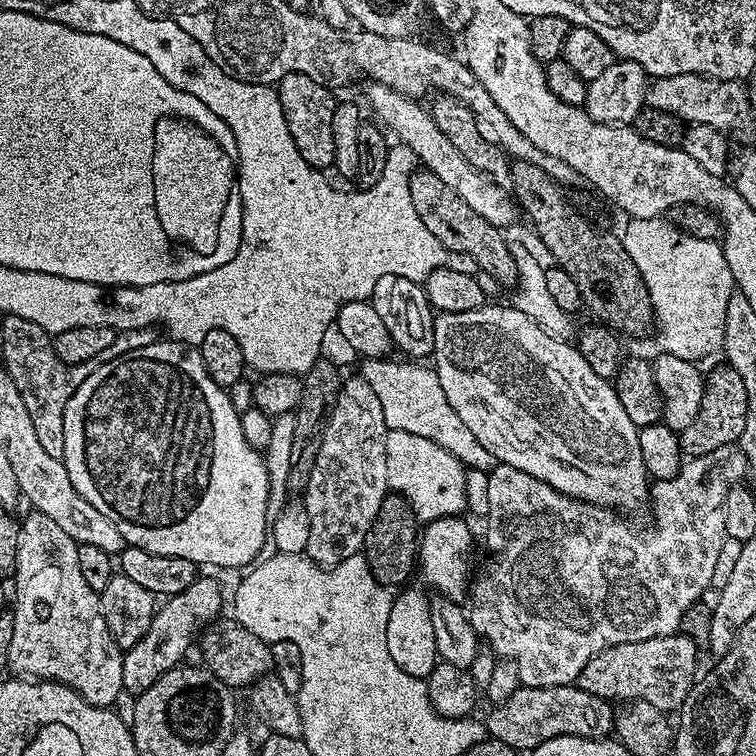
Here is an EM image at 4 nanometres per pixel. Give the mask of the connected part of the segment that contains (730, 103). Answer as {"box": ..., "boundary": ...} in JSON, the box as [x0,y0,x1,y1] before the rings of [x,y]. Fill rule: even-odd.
{"box":[644,74,754,134],"boundary":[[[698,74],[658,76],[649,83],[644,103],[654,110],[666,110],[666,114],[674,114],[685,125],[714,126],[723,134],[748,132],[752,128],[754,109],[748,101],[747,87],[738,80],[715,80]]]}

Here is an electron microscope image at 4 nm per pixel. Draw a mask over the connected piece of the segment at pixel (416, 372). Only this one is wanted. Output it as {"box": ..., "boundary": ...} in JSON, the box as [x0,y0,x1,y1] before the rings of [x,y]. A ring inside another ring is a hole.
{"box":[360,358,497,472],"boundary":[[[370,358],[361,364],[363,366],[360,376],[372,386],[379,398],[389,431],[404,430],[422,438],[430,438],[438,446],[458,457],[467,469],[492,472],[497,464],[496,459],[467,429],[462,418],[454,413],[454,408],[447,401],[441,382],[433,371],[426,372],[414,366],[394,362],[392,358]]]}

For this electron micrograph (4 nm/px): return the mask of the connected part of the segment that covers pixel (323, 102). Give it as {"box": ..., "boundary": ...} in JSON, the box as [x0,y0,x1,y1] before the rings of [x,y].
{"box":[278,72,338,169],"boundary":[[[291,72],[278,81],[278,91],[282,102],[282,114],[286,114],[286,126],[290,126],[290,134],[294,138],[294,146],[298,146],[298,154],[306,158],[311,168],[331,169],[334,165],[334,110],[338,103],[337,97],[331,96],[329,85],[314,82],[306,74]]]}

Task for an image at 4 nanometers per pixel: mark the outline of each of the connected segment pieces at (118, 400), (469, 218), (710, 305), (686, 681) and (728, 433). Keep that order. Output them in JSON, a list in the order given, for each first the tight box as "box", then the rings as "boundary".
[{"box":[63,338,270,569],"boundary":[[[158,338],[150,346],[142,346],[142,350],[122,354],[116,361],[106,362],[100,366],[74,390],[73,397],[66,403],[63,462],[66,474],[70,474],[70,482],[74,482],[74,490],[78,490],[78,494],[82,494],[82,498],[86,498],[86,502],[90,502],[94,510],[106,514],[106,518],[114,522],[118,534],[122,534],[125,545],[145,548],[150,550],[150,554],[170,554],[174,558],[190,558],[190,562],[194,562],[197,566],[209,564],[212,568],[247,569],[261,555],[259,552],[264,548],[264,540],[266,544],[269,539],[270,489],[268,468],[264,464],[263,455],[246,442],[246,434],[242,434],[240,412],[231,405],[227,391],[210,378],[199,347],[184,344],[181,340]]]},{"box":[410,170,517,285],"boundary":[[[417,170],[410,178],[410,202],[414,202],[414,210],[418,210],[418,218],[426,225],[426,230],[442,242],[442,246],[449,252],[458,254],[470,254],[474,262],[478,262],[481,273],[492,280],[497,280],[500,284],[515,285],[517,275],[516,256],[508,249],[508,244],[504,241],[505,233],[499,228],[495,228],[482,214],[474,214],[438,174],[427,170]]]},{"box":[622,218,734,362],"boundary":[[[632,218],[627,223],[622,231],[624,249],[640,271],[657,328],[656,340],[649,342],[647,355],[655,358],[665,352],[693,362],[715,352],[717,355],[724,342],[726,302],[730,302],[734,291],[723,247],[717,241],[679,232],[664,218]]]},{"box":[578,634,696,714],"boundary":[[[685,634],[646,638],[642,642],[626,642],[618,646],[610,646],[590,658],[582,670],[578,687],[586,690],[591,696],[598,696],[609,702],[627,702],[641,700],[650,702],[650,706],[658,706],[666,714],[675,713],[682,705],[686,694],[692,688],[696,672],[696,644]]]},{"box":[678,362,747,458],"boundary":[[[720,362],[712,373],[709,371],[704,377],[704,393],[702,406],[698,406],[698,418],[694,418],[686,430],[678,433],[683,455],[688,458],[701,456],[710,454],[710,450],[718,450],[718,446],[736,444],[746,426],[747,405],[742,376],[727,362]]]}]

